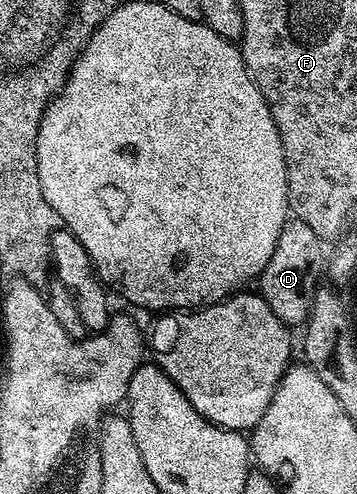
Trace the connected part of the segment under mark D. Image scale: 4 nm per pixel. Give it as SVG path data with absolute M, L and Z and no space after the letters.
M293 217L282 228L282 236L278 236L278 248L274 248L274 256L270 256L270 264L266 264L266 268L260 273L258 279L260 297L266 300L266 304L270 304L274 316L278 316L278 320L282 320L289 328L295 326L300 328L307 323L308 314L312 311L312 297L315 296L318 283L321 281L319 280L320 261L324 258L324 246L325 243L311 228L302 224L302 220Z

